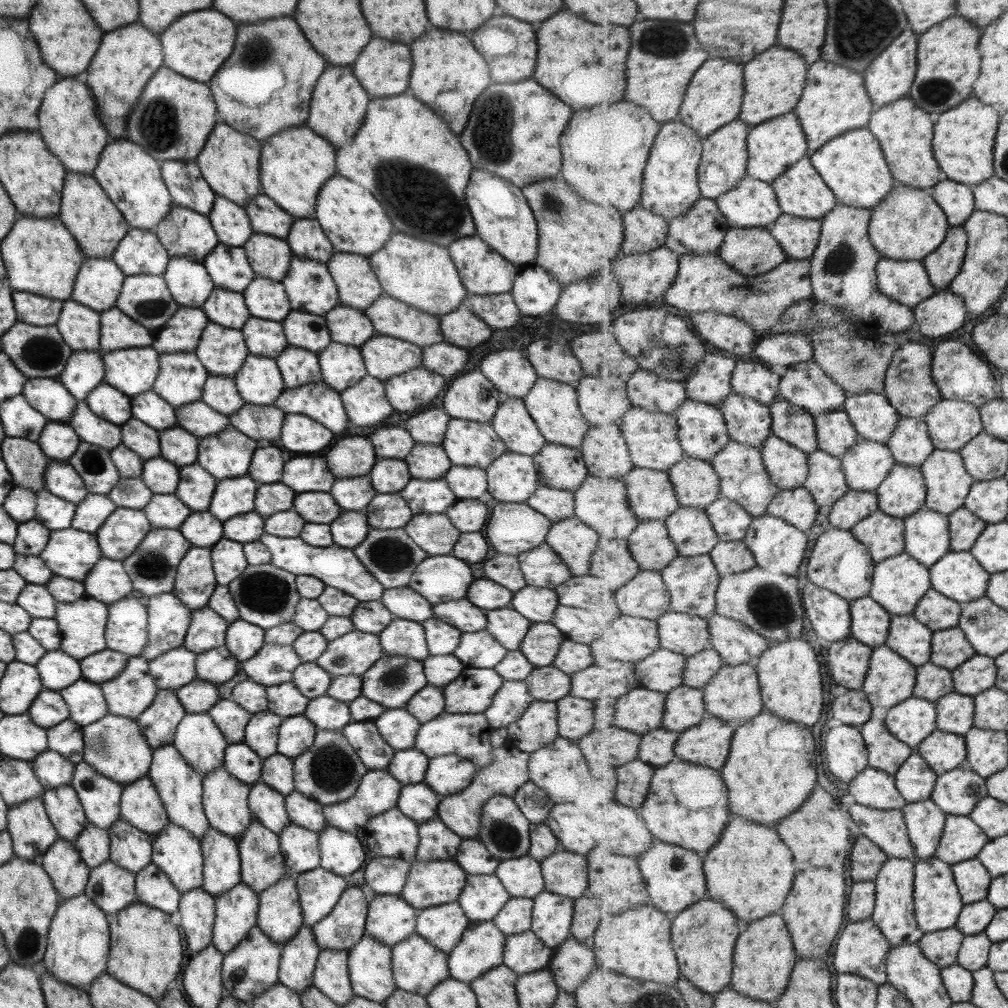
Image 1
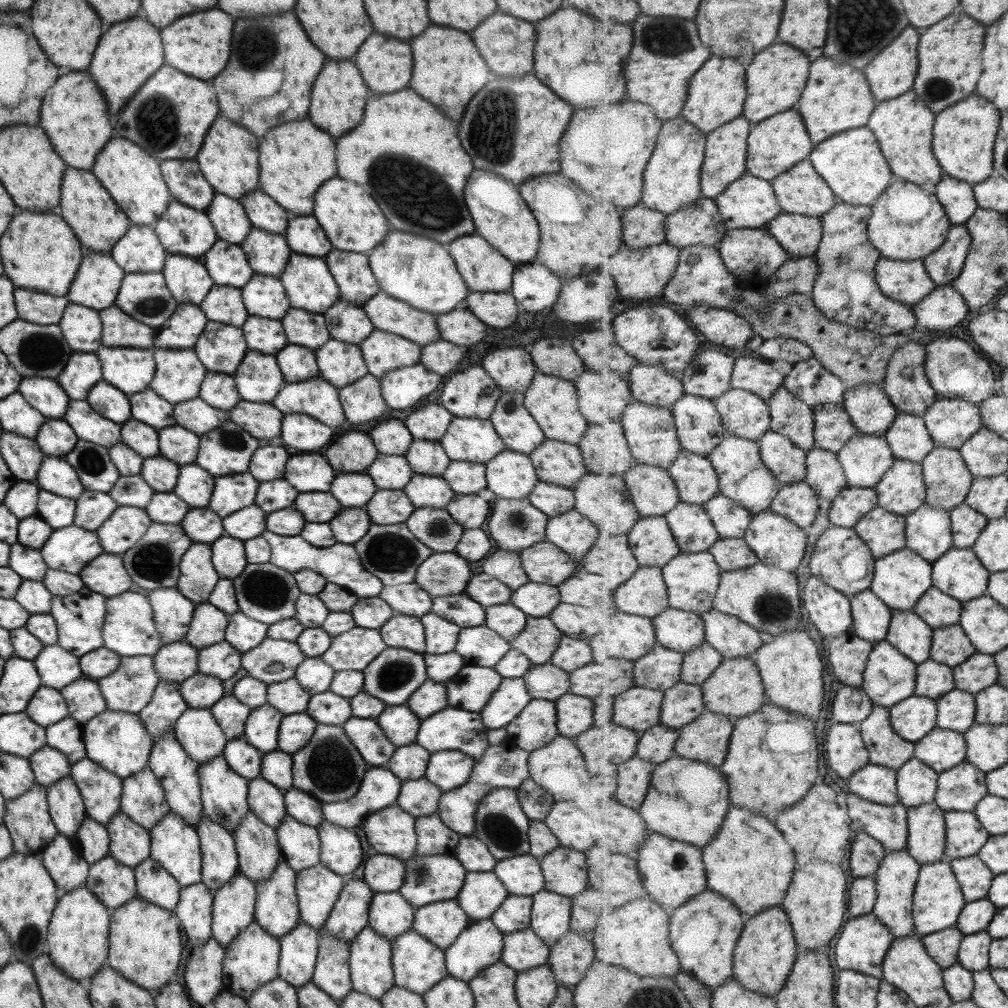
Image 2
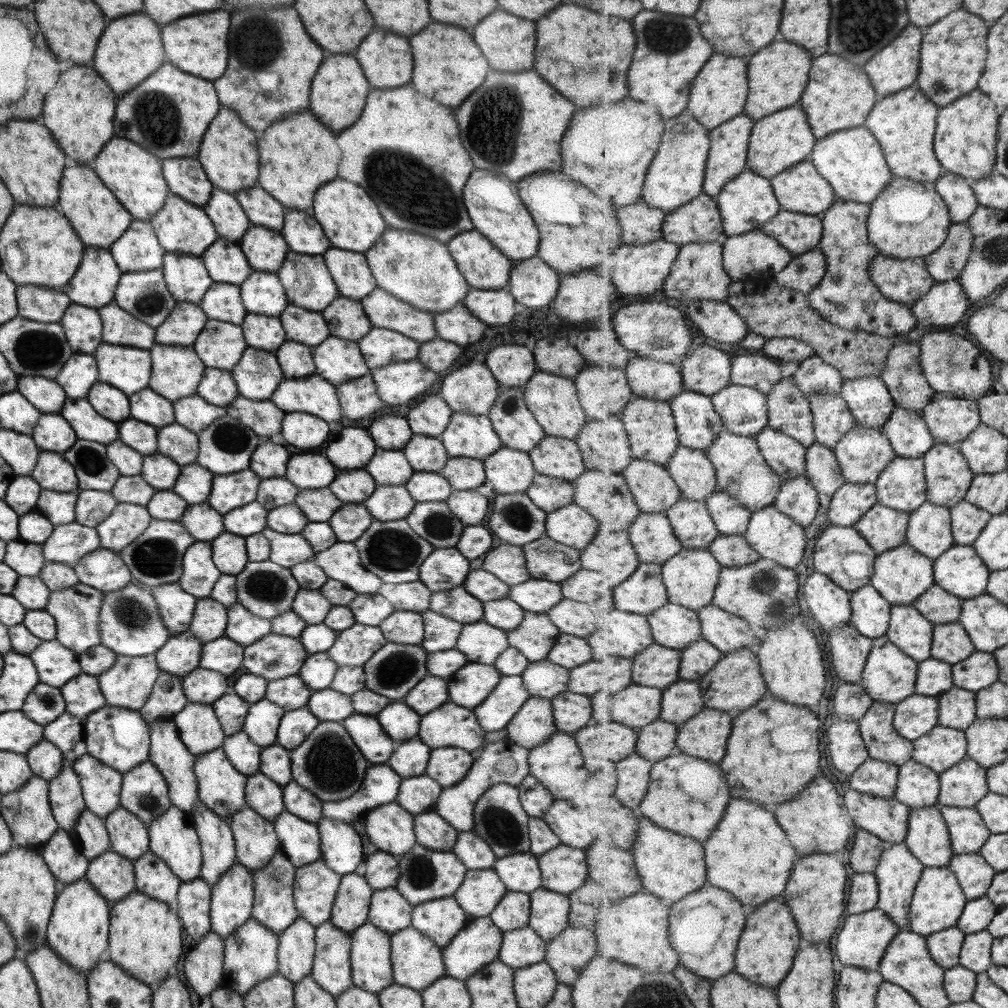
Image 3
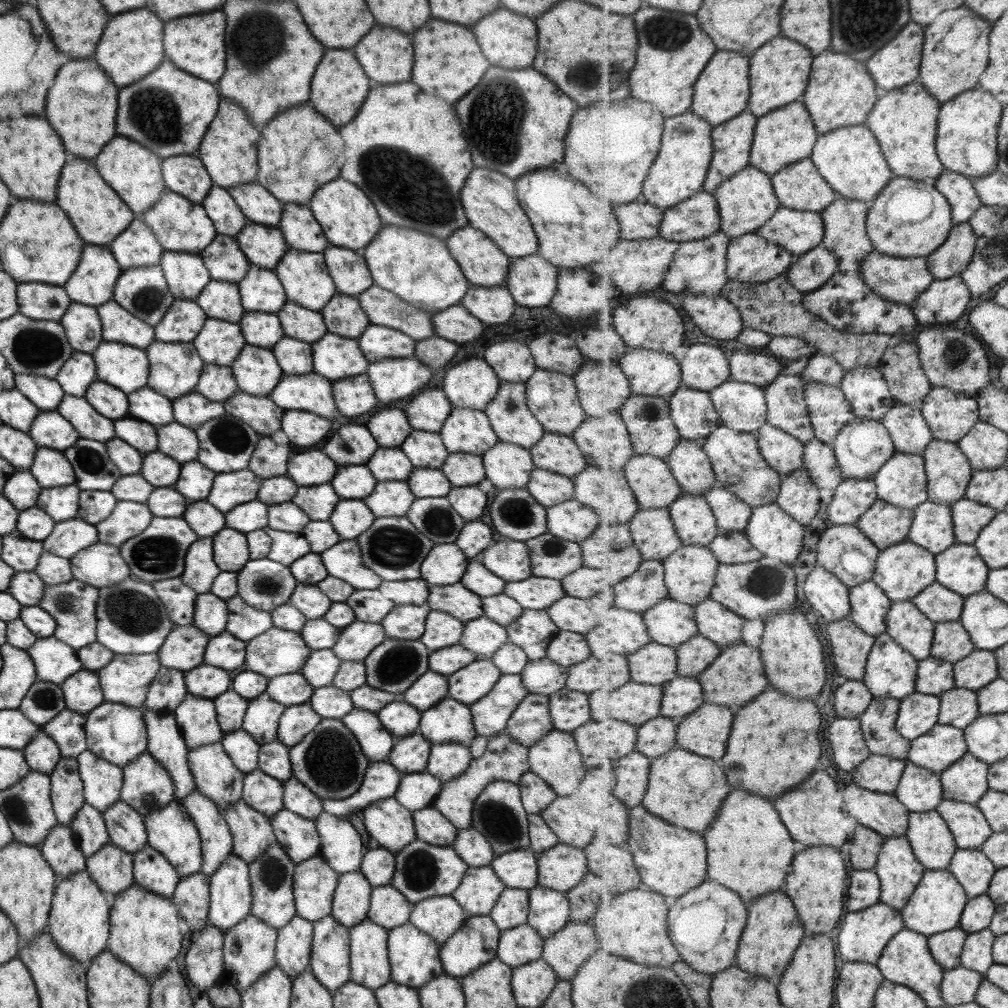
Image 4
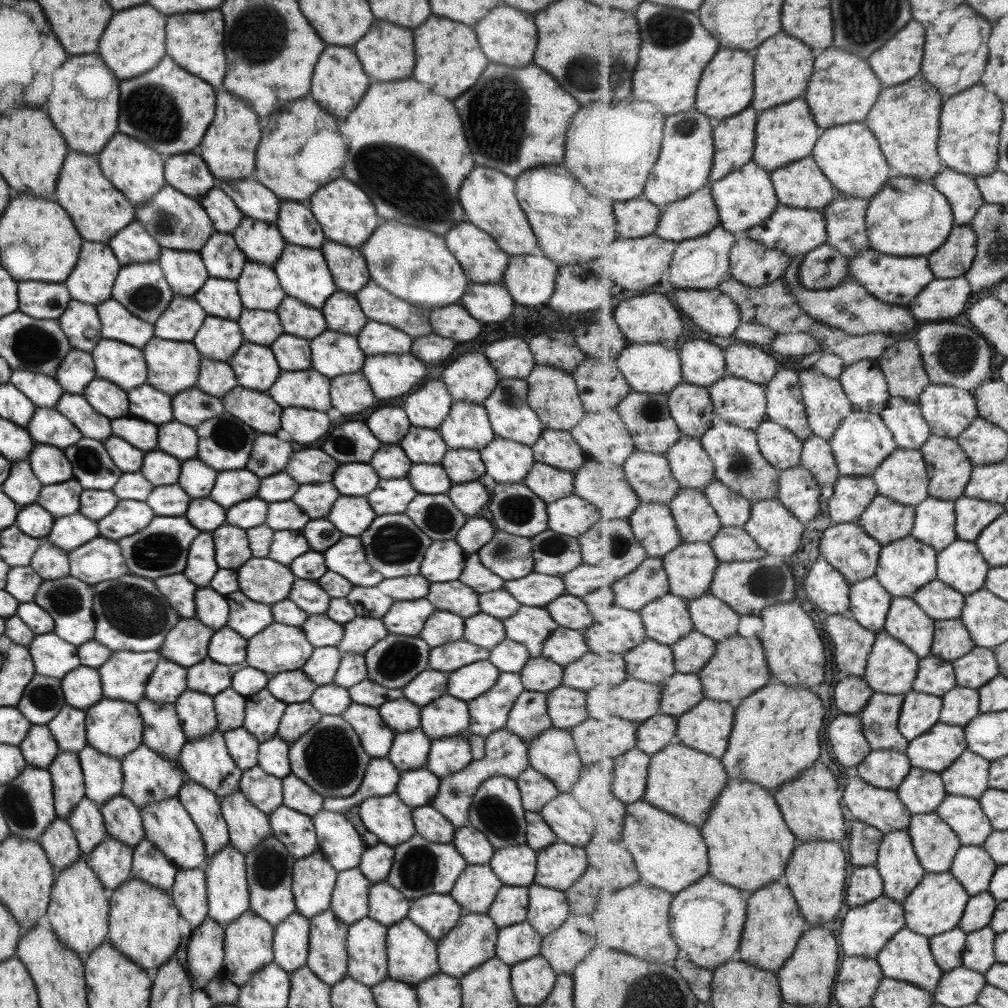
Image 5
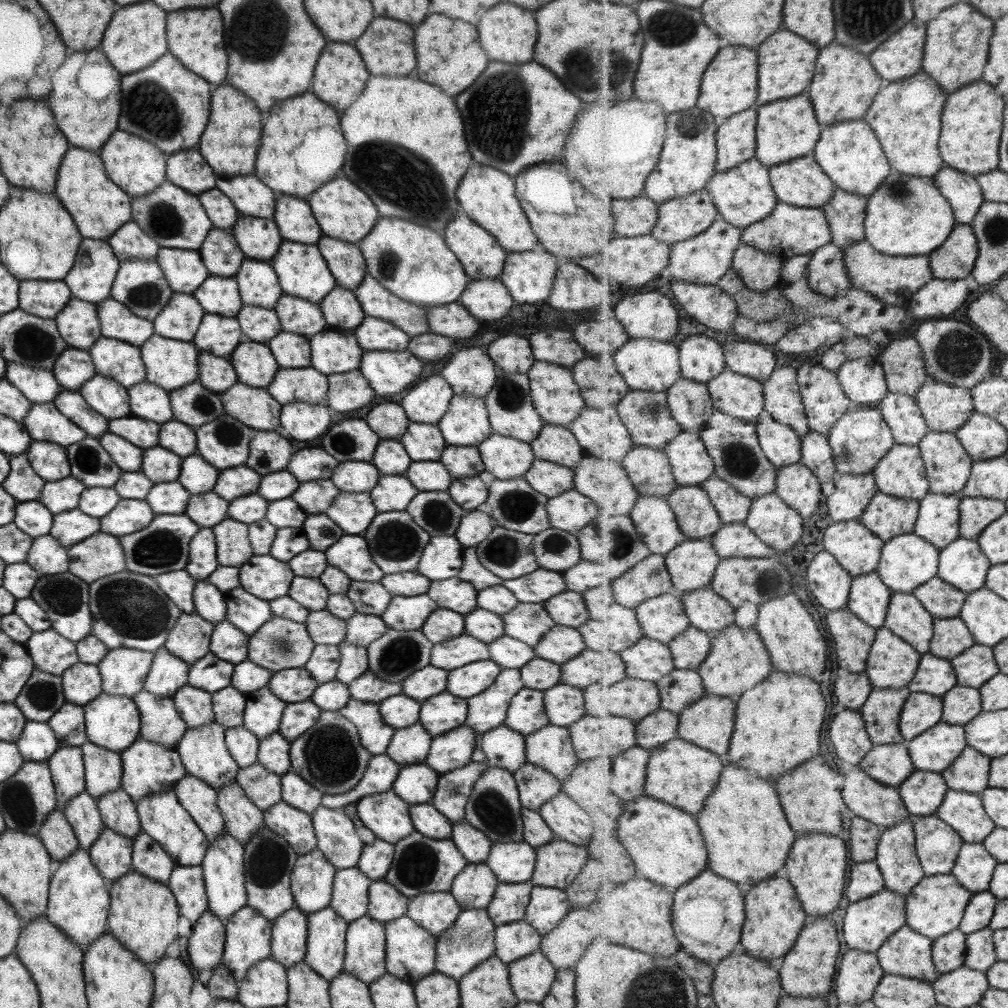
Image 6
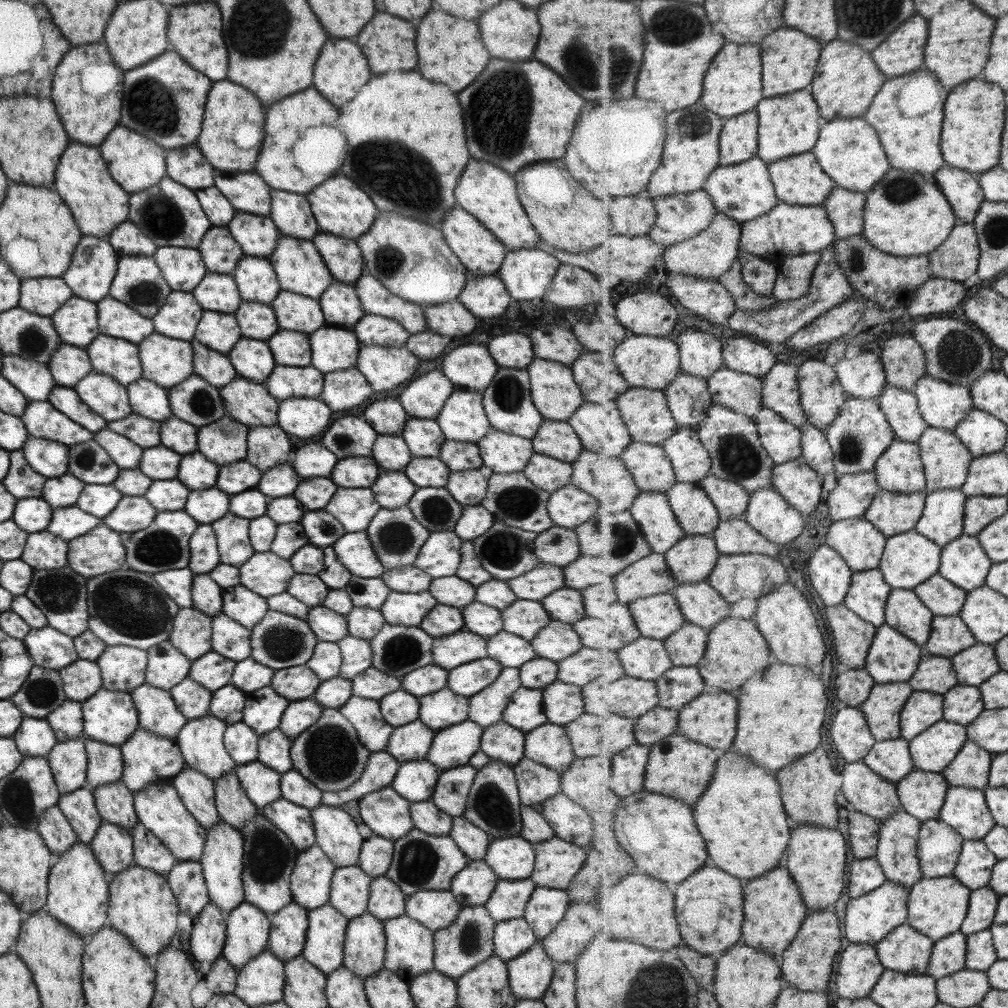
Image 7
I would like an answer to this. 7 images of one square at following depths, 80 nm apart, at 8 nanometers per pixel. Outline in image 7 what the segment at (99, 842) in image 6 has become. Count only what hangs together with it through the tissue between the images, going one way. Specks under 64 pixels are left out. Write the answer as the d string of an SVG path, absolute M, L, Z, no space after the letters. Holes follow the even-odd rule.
M102 821L88 844L106 876L111 877L132 865L130 830Z

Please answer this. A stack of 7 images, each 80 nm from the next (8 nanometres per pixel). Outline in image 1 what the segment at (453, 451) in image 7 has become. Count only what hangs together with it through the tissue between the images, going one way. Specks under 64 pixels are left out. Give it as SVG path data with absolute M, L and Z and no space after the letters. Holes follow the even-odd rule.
M450 466L442 476L458 500L479 499L486 490L486 472L473 466Z

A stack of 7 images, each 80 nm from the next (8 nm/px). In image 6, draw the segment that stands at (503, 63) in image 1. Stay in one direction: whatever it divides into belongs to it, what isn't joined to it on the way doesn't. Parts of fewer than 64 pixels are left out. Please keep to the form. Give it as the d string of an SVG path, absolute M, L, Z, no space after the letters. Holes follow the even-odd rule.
M497 4L497 6L489 8L477 24L477 34L479 34L479 46L487 54L489 60L523 64L523 62L531 62L531 58L533 58L537 30L535 30L535 20L533 20L531 12L527 12L523 8L517 8L513 4Z

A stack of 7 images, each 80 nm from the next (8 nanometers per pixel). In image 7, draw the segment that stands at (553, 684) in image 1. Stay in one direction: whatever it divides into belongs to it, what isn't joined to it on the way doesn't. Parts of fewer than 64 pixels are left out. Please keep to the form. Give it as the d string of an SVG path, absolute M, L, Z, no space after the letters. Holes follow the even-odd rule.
M536 656L518 668L520 686L543 690L543 688L555 682L557 669L556 662Z

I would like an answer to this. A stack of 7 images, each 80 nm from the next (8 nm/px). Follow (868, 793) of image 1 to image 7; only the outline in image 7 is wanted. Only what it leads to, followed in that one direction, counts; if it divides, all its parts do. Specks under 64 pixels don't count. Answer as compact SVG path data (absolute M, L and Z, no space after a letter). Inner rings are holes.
M905 738L876 741L863 761L877 774L897 784L916 768L910 741Z

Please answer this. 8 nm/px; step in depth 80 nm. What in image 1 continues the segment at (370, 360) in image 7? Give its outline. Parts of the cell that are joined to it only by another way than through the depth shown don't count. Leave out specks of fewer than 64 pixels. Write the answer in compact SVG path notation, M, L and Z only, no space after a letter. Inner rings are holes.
M414 368L409 372L388 378L384 384L387 402L397 412L421 413L423 406L441 392L447 380L423 368Z

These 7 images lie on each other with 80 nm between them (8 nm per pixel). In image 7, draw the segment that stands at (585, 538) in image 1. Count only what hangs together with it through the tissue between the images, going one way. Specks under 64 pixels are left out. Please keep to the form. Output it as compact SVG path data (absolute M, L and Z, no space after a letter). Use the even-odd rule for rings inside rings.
M572 484L551 492L546 502L552 524L571 530L587 522L596 513L597 507L592 496Z

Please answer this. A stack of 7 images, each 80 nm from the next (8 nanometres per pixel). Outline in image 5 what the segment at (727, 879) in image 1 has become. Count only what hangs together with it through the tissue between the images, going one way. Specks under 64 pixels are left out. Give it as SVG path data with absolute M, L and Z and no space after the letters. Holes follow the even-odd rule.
M730 778L714 808L701 827L710 857L710 874L735 886L747 895L777 882L800 842L783 820L783 811L775 796L760 784L744 778Z

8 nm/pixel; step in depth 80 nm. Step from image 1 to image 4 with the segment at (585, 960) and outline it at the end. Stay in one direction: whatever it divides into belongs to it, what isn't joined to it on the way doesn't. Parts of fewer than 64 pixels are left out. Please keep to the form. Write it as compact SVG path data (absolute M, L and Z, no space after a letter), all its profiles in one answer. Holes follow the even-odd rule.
M570 920L555 934L544 939L540 959L548 964L558 980L570 981L577 969L596 951L596 938L592 925Z

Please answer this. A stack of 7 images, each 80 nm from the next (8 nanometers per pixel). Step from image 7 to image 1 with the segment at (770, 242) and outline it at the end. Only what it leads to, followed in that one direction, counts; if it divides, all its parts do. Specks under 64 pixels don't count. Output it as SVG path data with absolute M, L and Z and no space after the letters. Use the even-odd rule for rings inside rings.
M783 213L768 229L791 260L807 259L818 248L822 221Z

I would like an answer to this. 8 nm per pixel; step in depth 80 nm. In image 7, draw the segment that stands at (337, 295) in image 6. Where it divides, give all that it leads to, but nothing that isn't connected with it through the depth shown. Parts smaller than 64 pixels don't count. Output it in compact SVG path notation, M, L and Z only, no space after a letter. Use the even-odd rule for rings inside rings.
M333 281L318 298L326 326L351 330L364 315L353 285Z

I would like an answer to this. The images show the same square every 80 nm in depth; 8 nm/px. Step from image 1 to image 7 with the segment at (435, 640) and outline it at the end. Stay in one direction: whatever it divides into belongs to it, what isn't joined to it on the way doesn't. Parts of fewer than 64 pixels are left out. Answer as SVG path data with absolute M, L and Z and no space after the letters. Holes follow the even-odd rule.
M437 603L418 627L435 639L462 630L463 623L459 609Z

